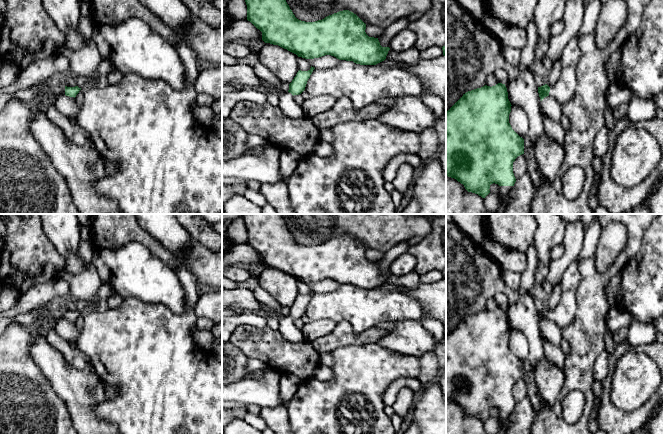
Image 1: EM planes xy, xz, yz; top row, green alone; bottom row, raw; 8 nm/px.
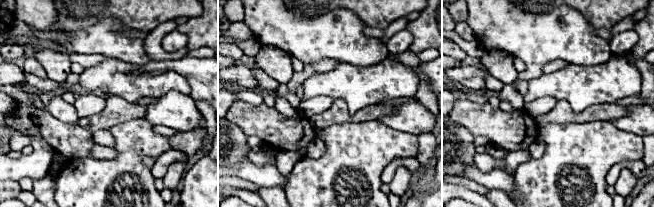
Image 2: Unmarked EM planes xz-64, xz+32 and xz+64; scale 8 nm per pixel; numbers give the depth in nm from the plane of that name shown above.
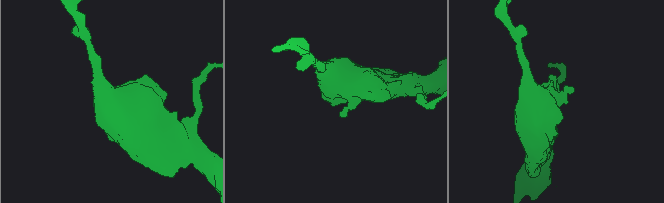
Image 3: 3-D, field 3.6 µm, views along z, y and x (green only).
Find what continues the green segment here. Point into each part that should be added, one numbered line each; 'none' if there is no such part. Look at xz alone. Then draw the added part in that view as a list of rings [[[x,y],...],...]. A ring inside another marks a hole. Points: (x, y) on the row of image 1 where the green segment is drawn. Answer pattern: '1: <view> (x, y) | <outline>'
1: xz (287, 105) | [[[287,92],[279,93],[278,108],[291,119],[301,119],[305,117],[304,111],[293,99],[293,95]]]

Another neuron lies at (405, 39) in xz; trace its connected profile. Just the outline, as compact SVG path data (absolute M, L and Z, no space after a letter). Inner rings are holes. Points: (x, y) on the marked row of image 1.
M404 29L398 32L390 41L389 48L395 52L406 51L414 47L417 41L417 35L410 29Z

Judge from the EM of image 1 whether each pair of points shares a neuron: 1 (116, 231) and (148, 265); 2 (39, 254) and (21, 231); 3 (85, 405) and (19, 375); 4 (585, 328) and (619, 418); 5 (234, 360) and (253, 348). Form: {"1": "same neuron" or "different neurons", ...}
{"1": "different neurons", "2": "same neuron", "3": "different neurons", "4": "different neurons", "5": "different neurons"}

